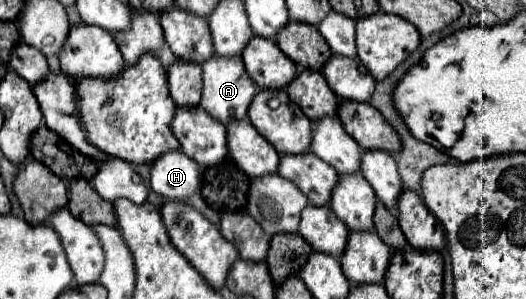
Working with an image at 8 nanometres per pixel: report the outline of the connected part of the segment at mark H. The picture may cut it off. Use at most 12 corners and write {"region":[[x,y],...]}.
{"region":[[181,148],[151,164],[151,188],[167,200],[199,190],[199,164]]}

